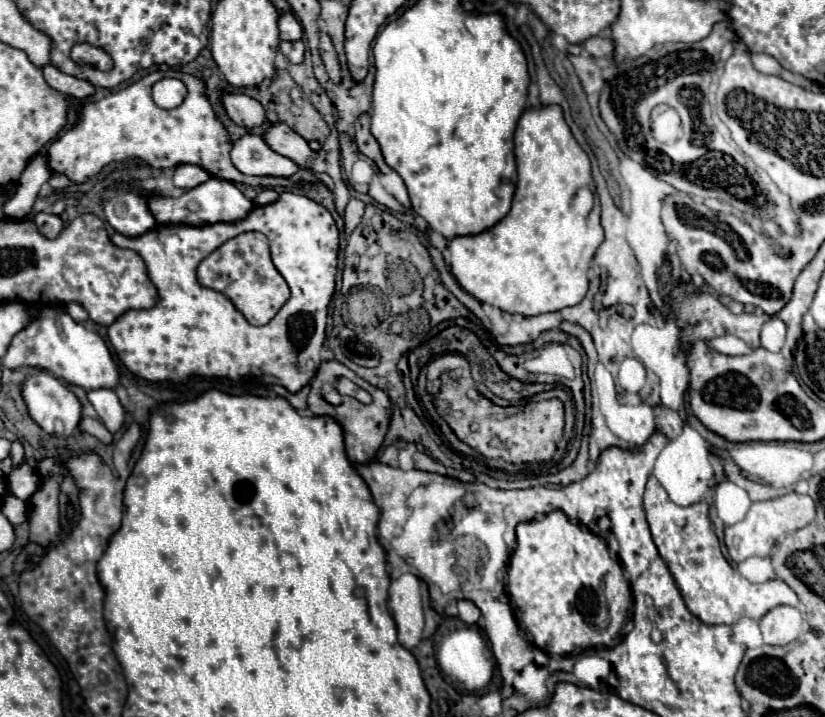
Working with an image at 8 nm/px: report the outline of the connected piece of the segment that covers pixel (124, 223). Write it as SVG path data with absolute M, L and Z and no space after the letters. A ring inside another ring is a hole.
M130 190L124 194L118 194L104 202L106 222L120 234L136 238L140 234L146 234L156 226L154 216L146 208L146 198L142 190Z

